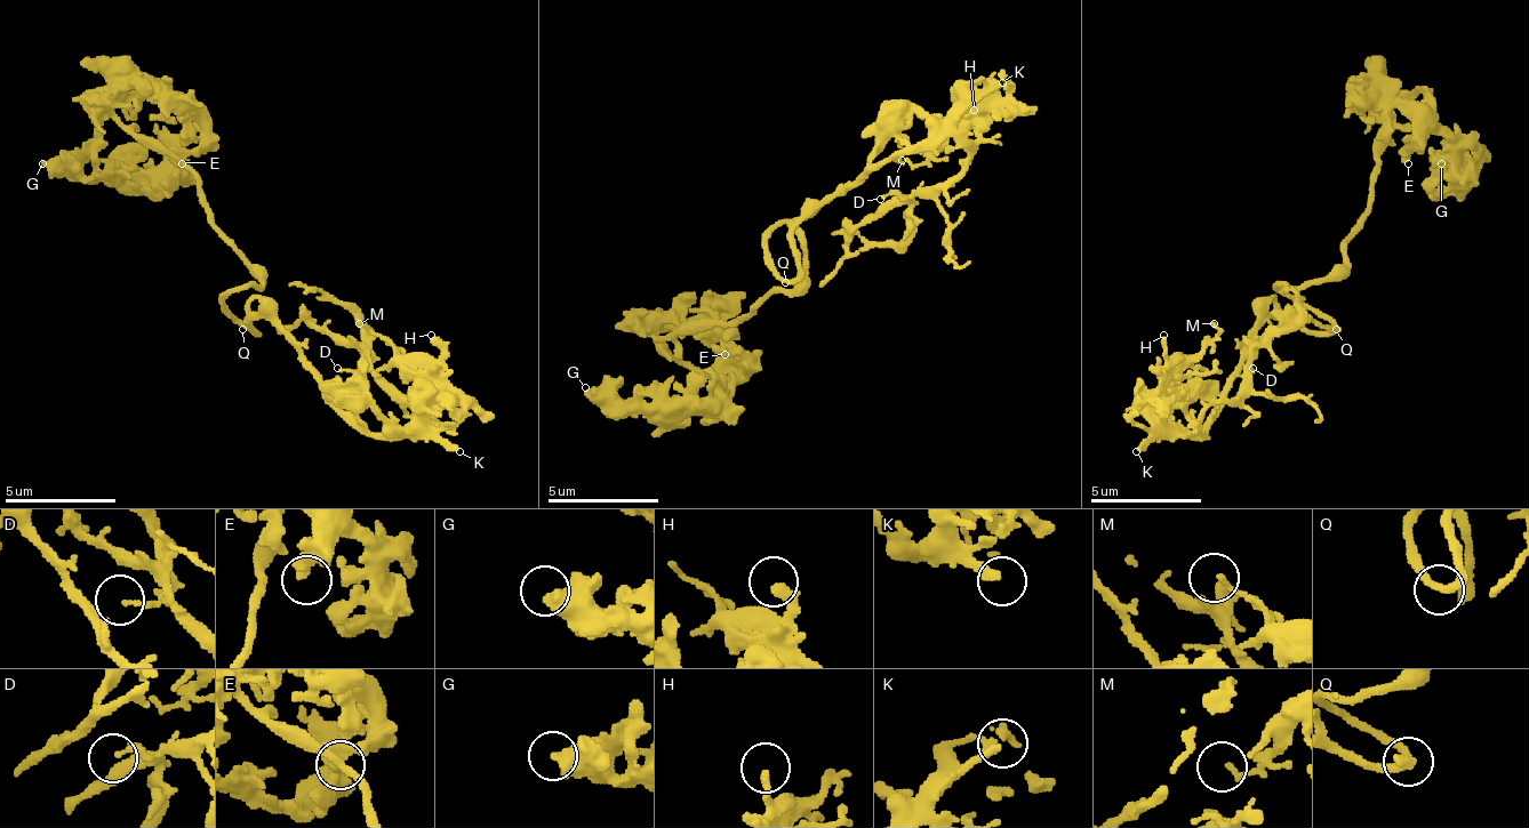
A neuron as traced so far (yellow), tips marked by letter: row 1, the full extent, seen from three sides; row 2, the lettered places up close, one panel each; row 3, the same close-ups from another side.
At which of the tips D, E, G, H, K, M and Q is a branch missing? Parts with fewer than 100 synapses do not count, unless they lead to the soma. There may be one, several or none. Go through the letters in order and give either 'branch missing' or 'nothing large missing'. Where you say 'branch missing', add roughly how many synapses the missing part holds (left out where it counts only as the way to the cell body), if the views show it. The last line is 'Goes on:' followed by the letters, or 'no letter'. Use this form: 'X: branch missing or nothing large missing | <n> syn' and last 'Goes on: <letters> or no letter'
D: nothing large missing
E: nothing large missing
G: nothing large missing
H: nothing large missing
K: branch missing | 100 syn
M: nothing large missing
Q: nothing large missing
Goes on: K

